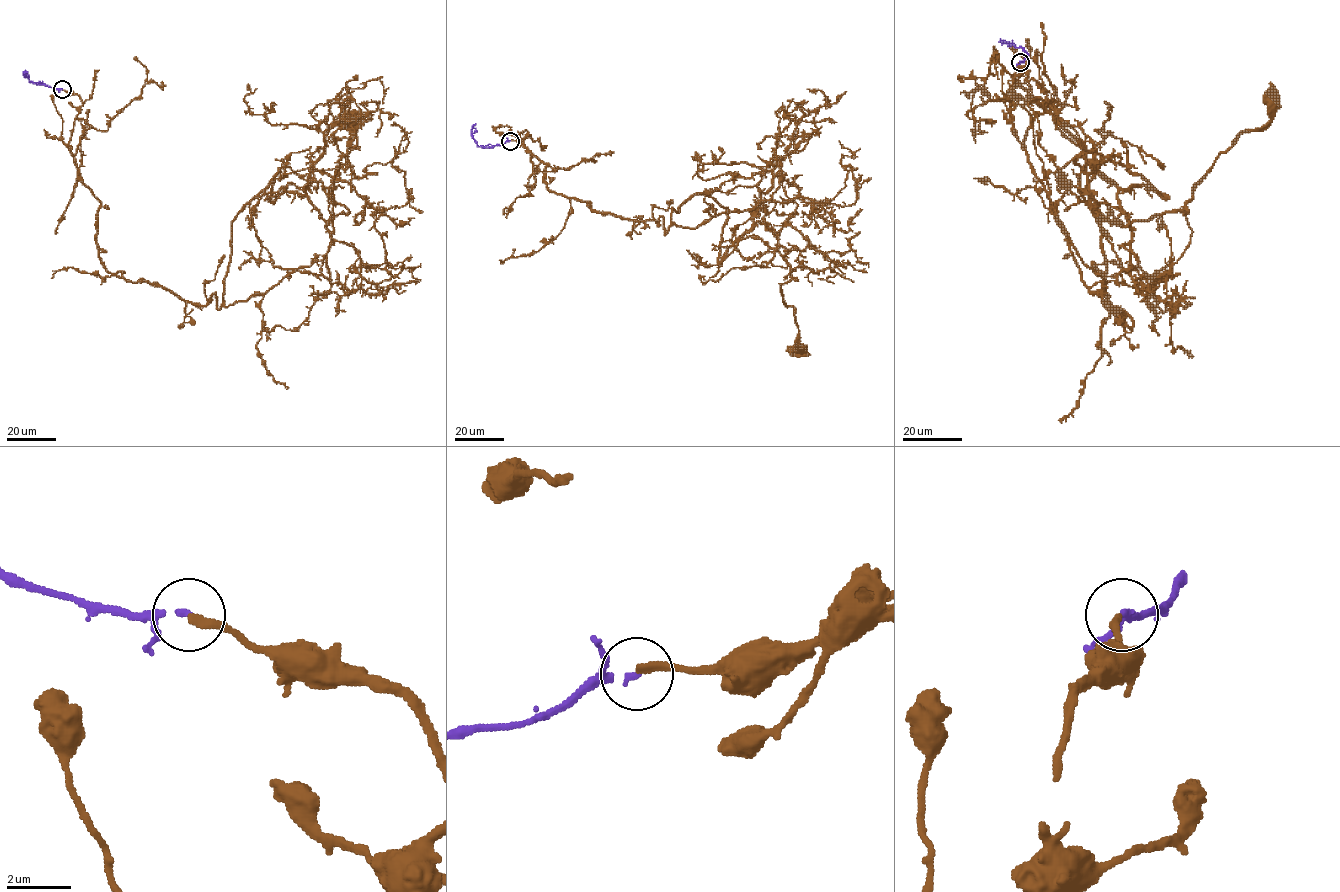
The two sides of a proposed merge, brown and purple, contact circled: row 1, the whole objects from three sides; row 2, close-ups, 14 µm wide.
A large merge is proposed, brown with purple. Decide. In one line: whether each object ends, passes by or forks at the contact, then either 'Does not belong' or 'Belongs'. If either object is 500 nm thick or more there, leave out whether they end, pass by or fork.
At the ring brown ends. At the ring purple ends. Does not belong

